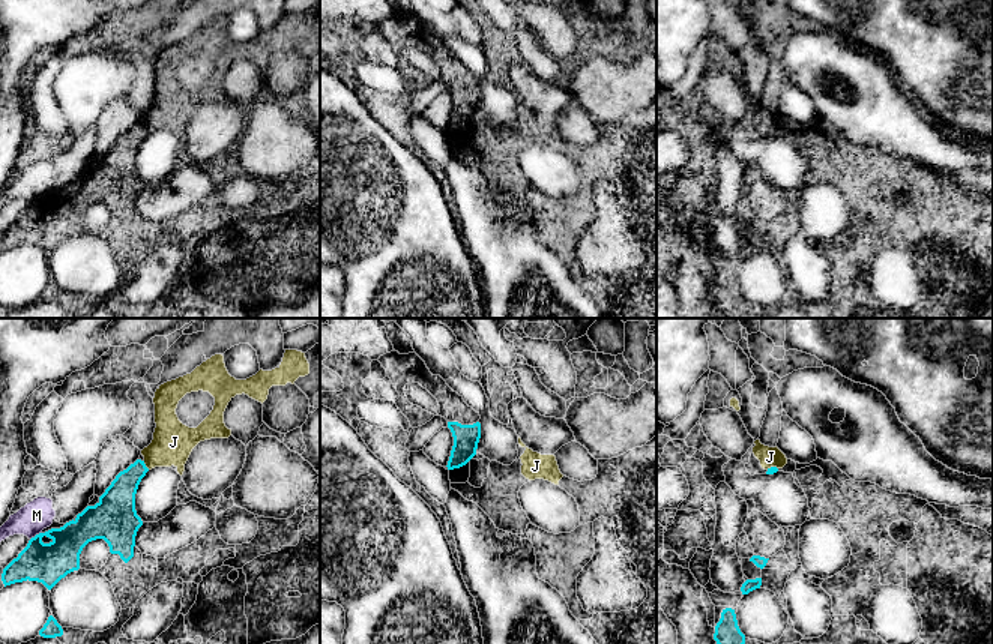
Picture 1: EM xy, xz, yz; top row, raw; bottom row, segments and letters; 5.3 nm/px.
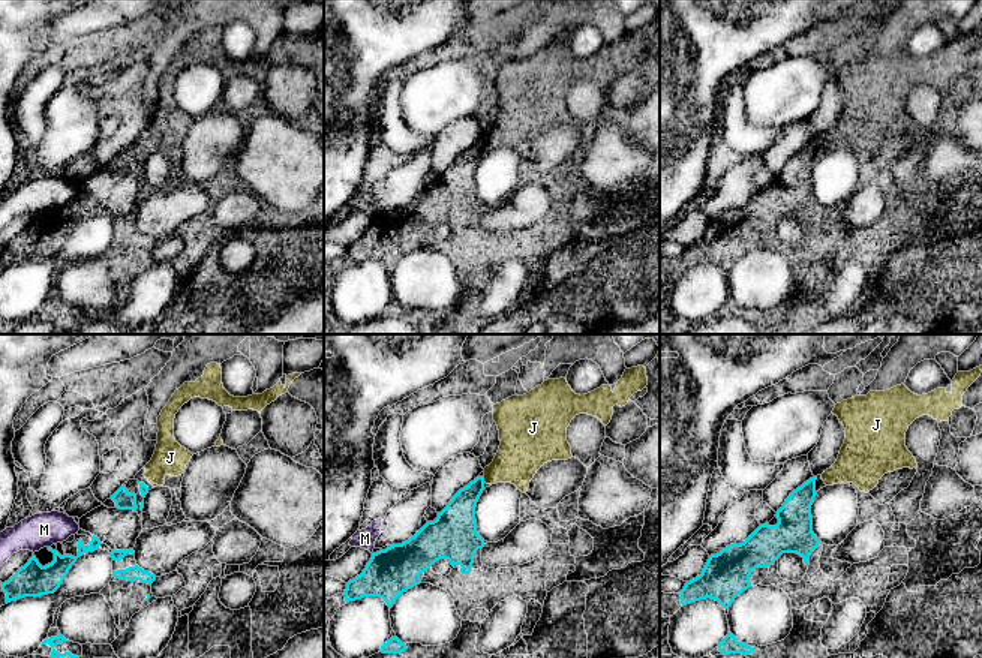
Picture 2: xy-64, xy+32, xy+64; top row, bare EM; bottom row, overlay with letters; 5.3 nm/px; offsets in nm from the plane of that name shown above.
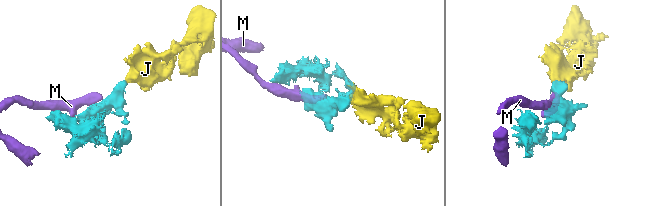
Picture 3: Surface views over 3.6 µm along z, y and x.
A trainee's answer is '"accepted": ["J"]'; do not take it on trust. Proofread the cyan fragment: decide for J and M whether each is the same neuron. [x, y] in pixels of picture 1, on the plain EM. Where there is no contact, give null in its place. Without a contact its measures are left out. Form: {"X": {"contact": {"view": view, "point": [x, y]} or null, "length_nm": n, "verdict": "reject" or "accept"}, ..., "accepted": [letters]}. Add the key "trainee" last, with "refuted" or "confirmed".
{"J": {"contact": {"view": "xy", "point": [144, 129]}, "length_nm": 60, "verdict": "accept"}, "M": {"contact": {"view": "xy", "point": [36, 198]}, "length_nm": 80, "verdict": "reject"}, "accepted": ["J"], "trainee": "confirmed"}

